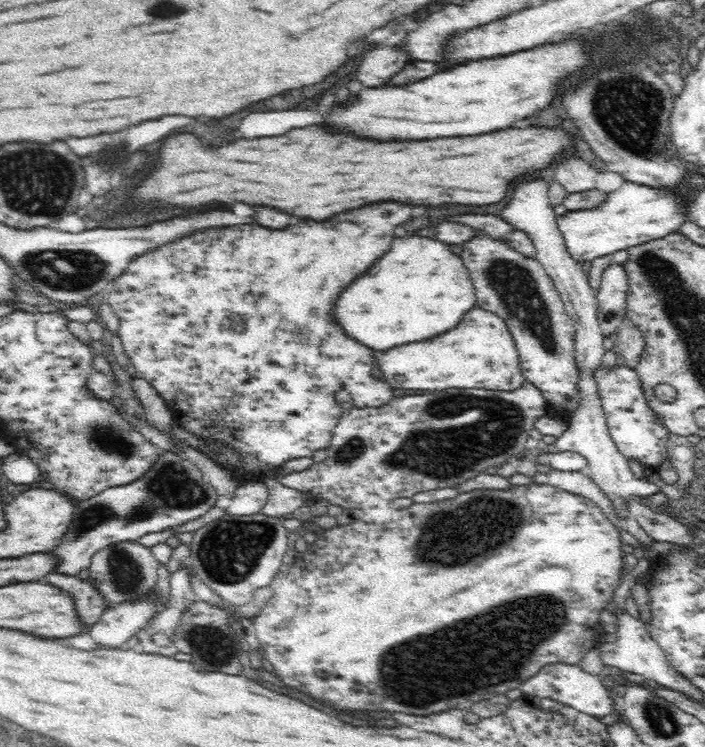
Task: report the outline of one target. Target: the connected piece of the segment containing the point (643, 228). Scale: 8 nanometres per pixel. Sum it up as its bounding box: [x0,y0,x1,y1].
[555,181,686,265]

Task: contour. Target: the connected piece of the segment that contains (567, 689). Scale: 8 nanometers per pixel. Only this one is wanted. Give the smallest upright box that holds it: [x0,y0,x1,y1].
[519,664,616,722]

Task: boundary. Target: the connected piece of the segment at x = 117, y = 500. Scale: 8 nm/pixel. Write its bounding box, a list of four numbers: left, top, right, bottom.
[47,454,218,575]

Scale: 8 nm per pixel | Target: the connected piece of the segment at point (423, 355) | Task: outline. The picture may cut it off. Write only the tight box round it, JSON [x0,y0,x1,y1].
[376,306,525,392]

